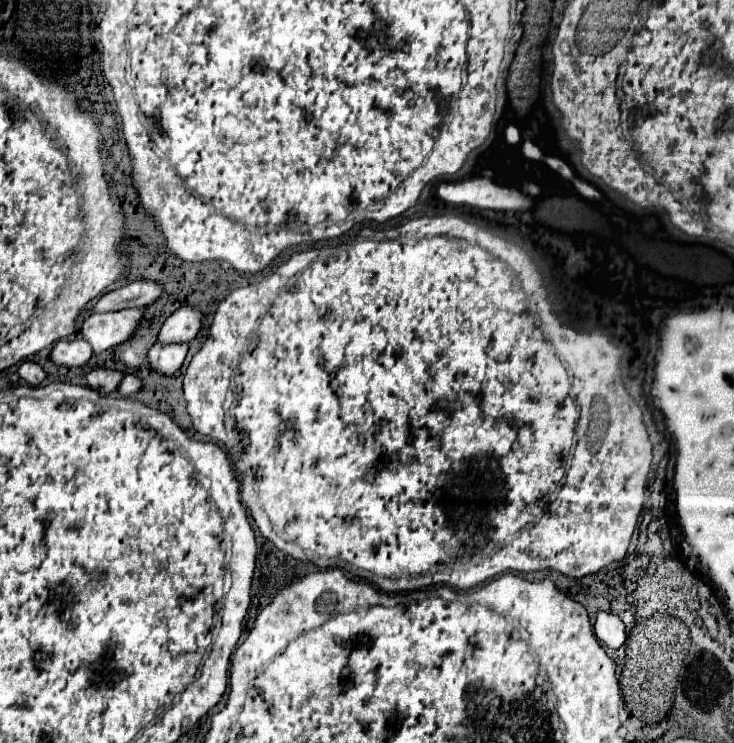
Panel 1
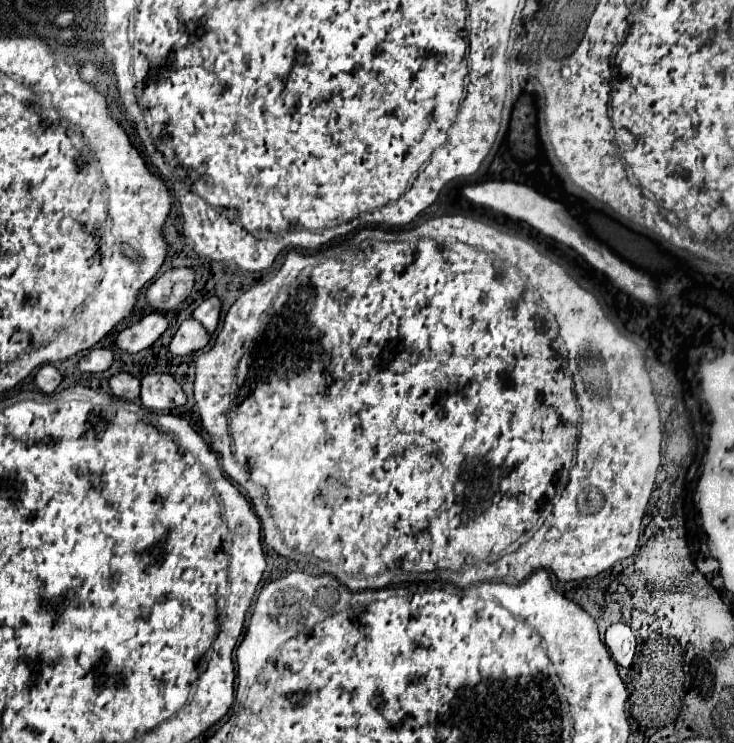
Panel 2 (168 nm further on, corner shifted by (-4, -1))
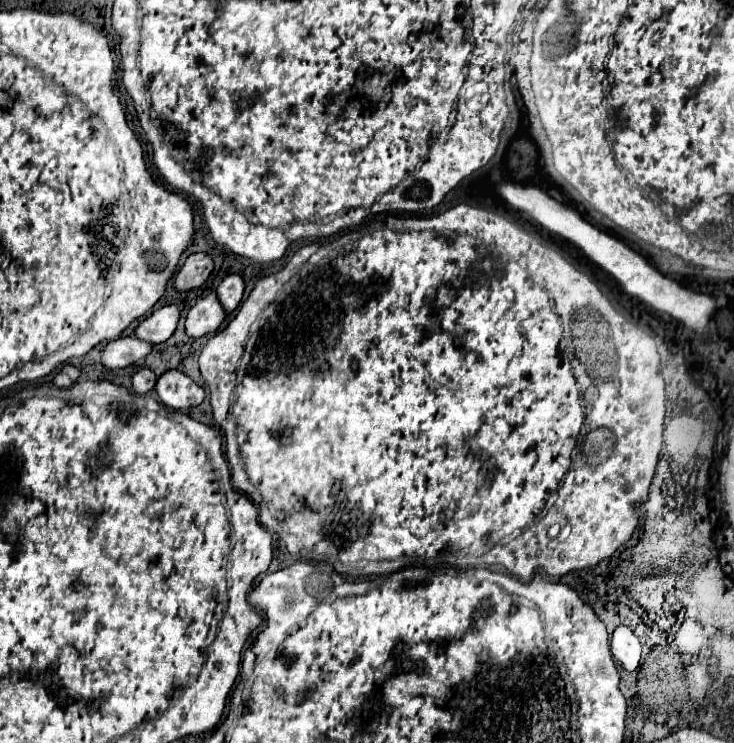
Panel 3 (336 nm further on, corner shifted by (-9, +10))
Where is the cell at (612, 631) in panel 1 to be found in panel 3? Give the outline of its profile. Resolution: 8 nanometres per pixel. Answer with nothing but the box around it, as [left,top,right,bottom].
[610,624,640,670]

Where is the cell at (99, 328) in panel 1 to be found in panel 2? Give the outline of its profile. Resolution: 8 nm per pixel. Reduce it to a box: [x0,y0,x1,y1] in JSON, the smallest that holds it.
[115,313,167,353]

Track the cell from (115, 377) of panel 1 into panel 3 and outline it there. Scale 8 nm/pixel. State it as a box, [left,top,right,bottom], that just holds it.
[132,368,156,394]

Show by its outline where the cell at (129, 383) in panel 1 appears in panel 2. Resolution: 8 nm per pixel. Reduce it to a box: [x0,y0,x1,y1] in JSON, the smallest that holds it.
[141,373,187,411]

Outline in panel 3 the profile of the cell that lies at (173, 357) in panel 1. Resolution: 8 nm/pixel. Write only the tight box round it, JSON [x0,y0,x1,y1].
[186,292,226,338]

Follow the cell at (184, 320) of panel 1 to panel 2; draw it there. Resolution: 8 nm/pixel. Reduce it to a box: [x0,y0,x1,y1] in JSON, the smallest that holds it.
[193,297,221,333]

